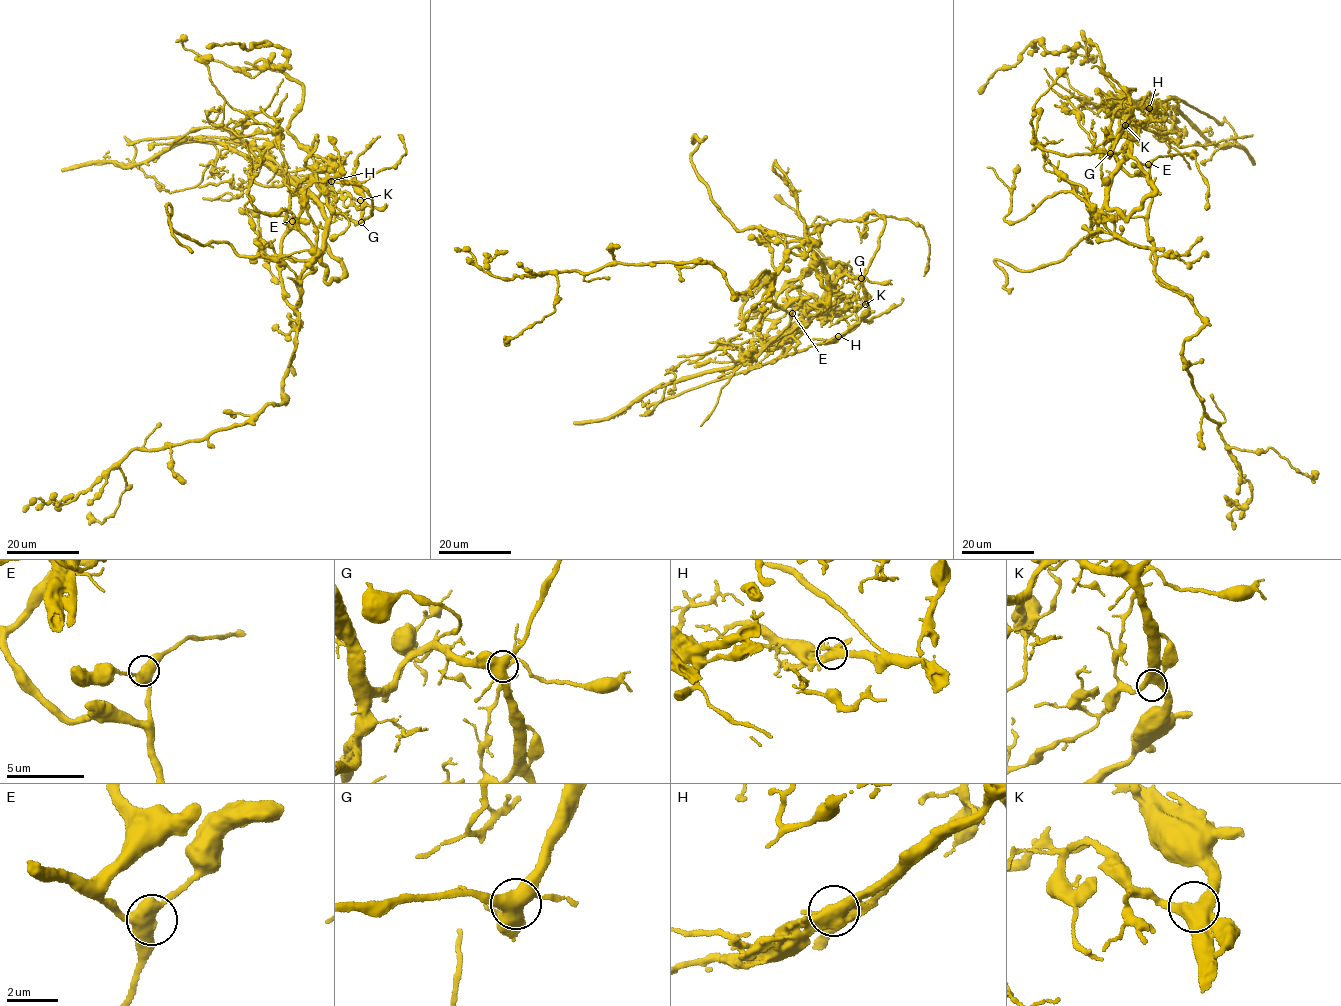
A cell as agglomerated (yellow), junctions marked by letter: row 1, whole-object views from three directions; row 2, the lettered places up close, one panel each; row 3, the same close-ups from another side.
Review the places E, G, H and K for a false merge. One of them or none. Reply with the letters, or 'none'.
none

